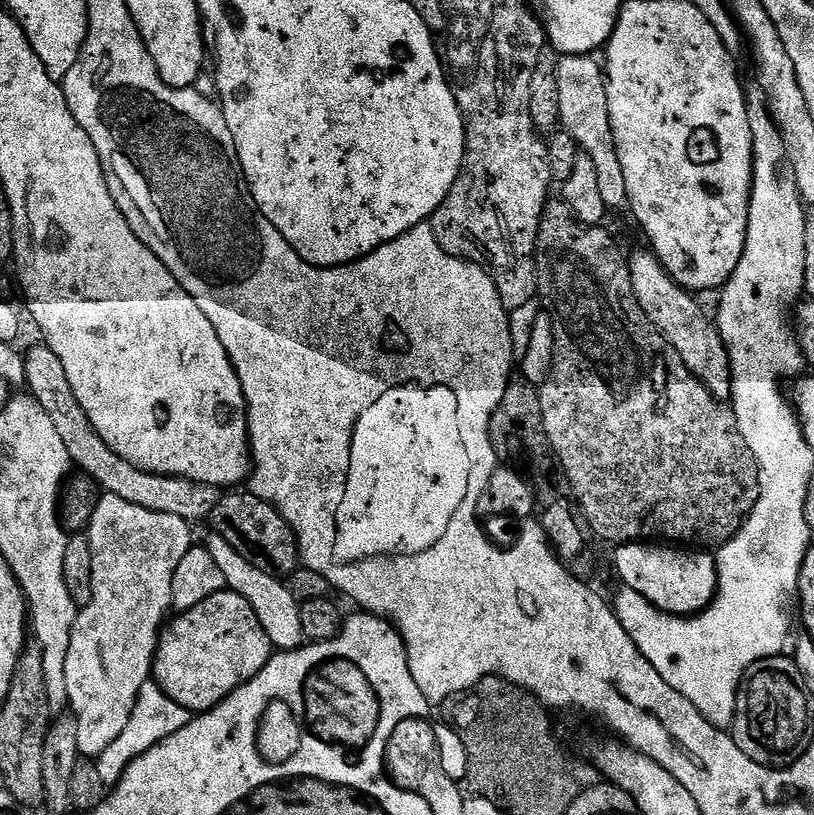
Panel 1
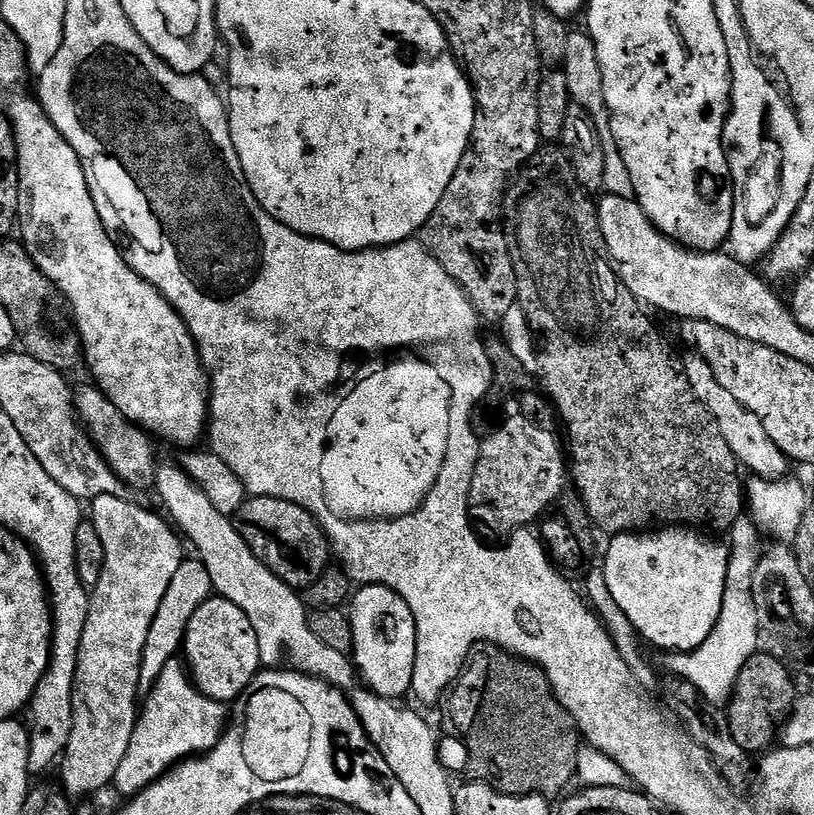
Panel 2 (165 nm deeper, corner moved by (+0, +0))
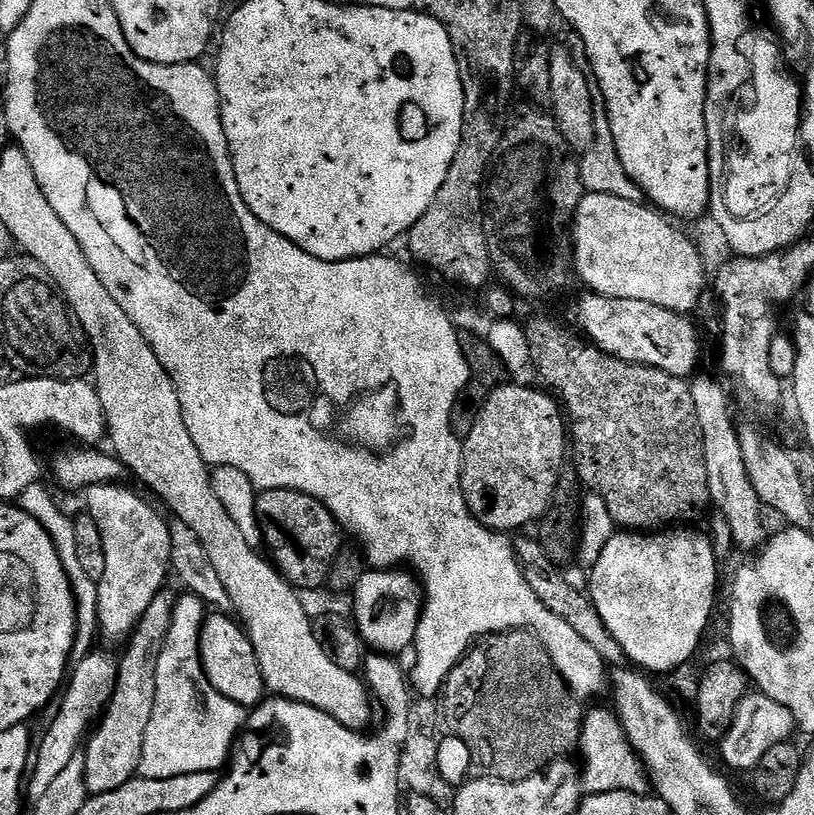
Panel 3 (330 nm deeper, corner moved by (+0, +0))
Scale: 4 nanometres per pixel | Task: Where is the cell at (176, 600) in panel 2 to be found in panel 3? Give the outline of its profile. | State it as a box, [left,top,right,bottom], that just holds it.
[82,591,178,795]

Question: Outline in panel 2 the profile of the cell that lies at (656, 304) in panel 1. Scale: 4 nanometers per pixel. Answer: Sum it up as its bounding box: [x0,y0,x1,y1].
[685,358,790,480]

